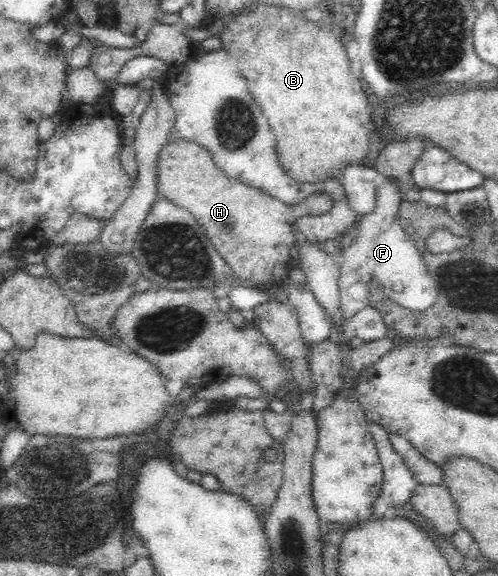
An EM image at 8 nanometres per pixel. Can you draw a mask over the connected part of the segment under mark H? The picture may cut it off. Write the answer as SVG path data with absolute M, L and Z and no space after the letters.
M169 141L159 155L157 176L159 196L164 196L174 205L187 209L196 216L205 235L227 264L232 279L255 286L262 283L276 286L289 278L289 272L293 267L288 263L294 261L291 260L291 248L294 247L296 241L292 233L292 223L304 215L322 215L332 207L331 196L327 192L314 193L295 206L283 204L279 199L272 198L258 188L228 177L216 165L207 149L194 141Z

